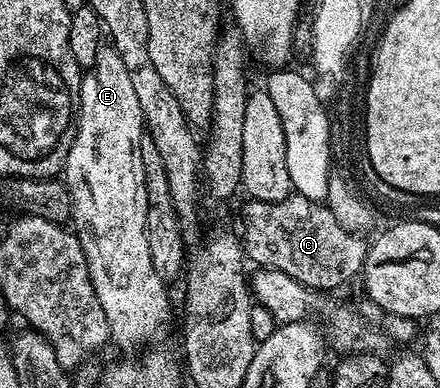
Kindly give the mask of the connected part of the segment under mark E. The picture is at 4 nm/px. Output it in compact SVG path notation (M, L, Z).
M102 47L93 68L88 69L81 77L81 89L75 109L75 127L65 152L63 179L73 199L71 220L74 225L81 220L87 224L87 228L75 226L75 230L91 230L91 220L99 220L101 224L105 224L103 220L113 220L115 224L119 220L137 220L137 214L141 214L141 204L147 206L145 167L141 157L141 132L143 136L144 128L145 117L141 114L135 86L131 86L131 74L127 74L127 66L123 66L123 58L116 48Z

